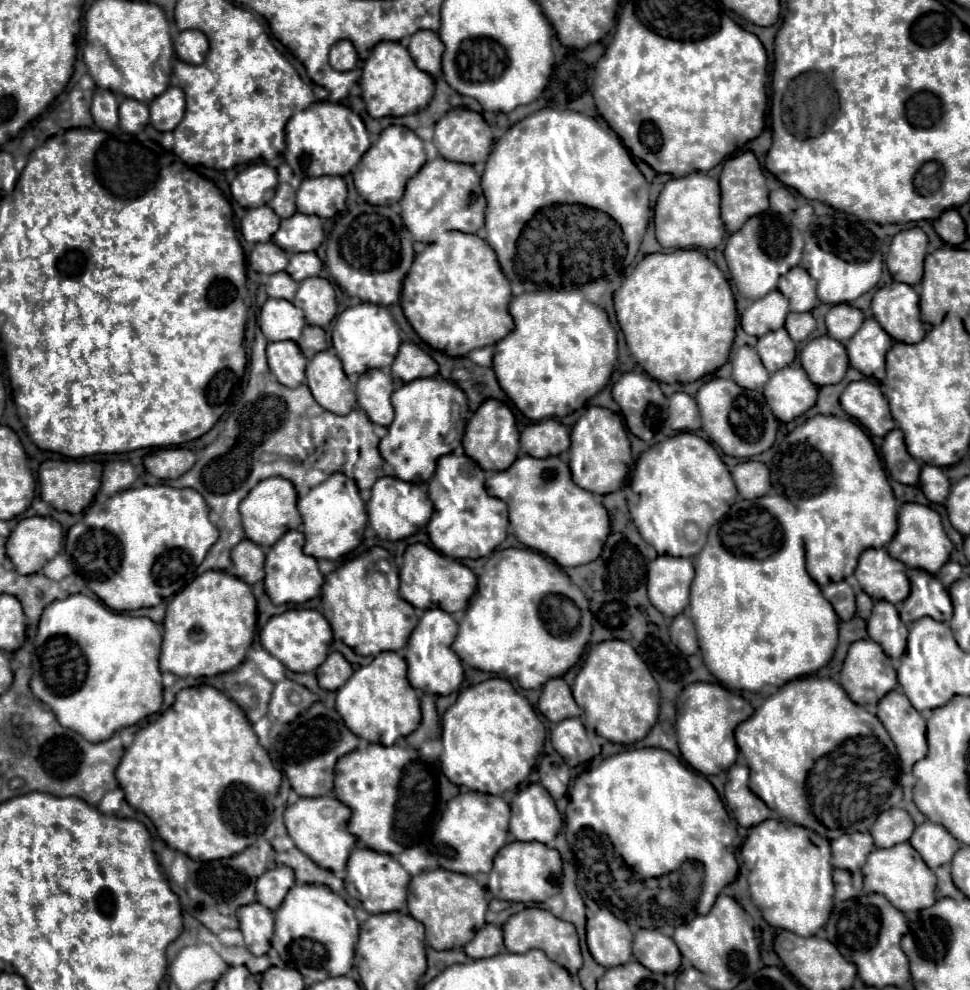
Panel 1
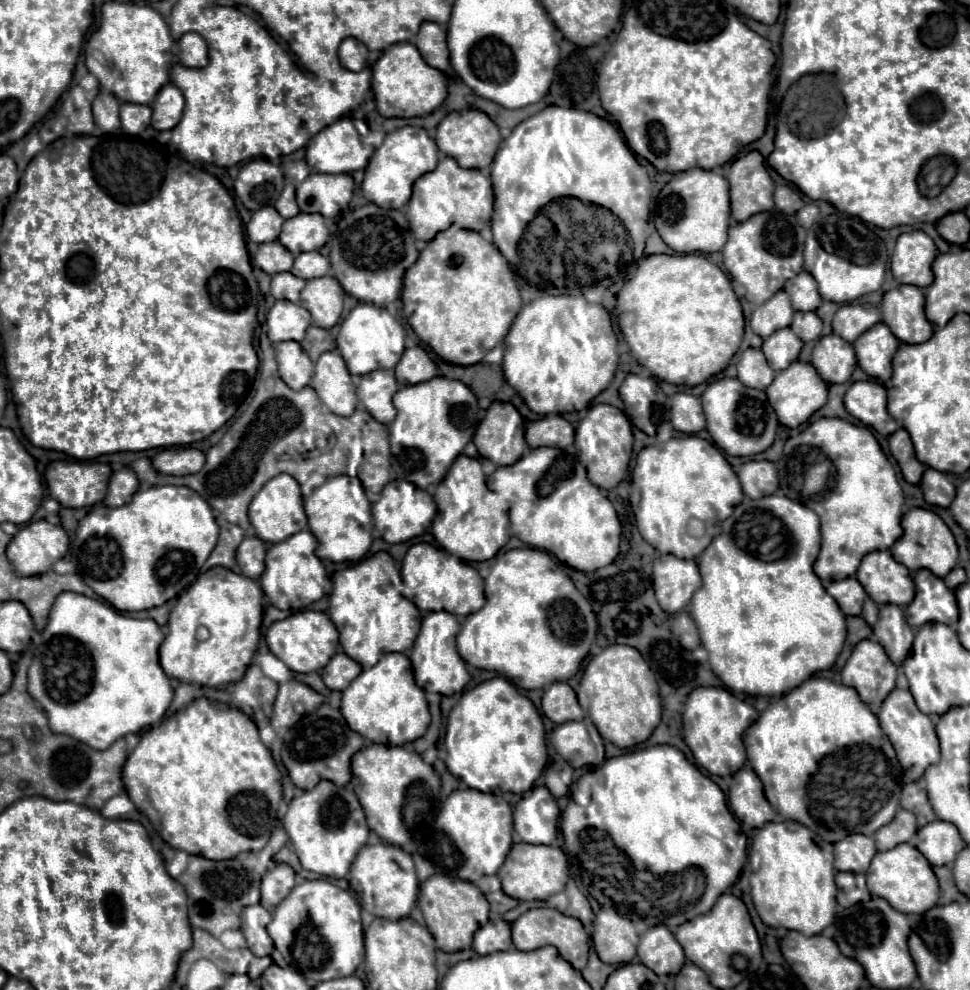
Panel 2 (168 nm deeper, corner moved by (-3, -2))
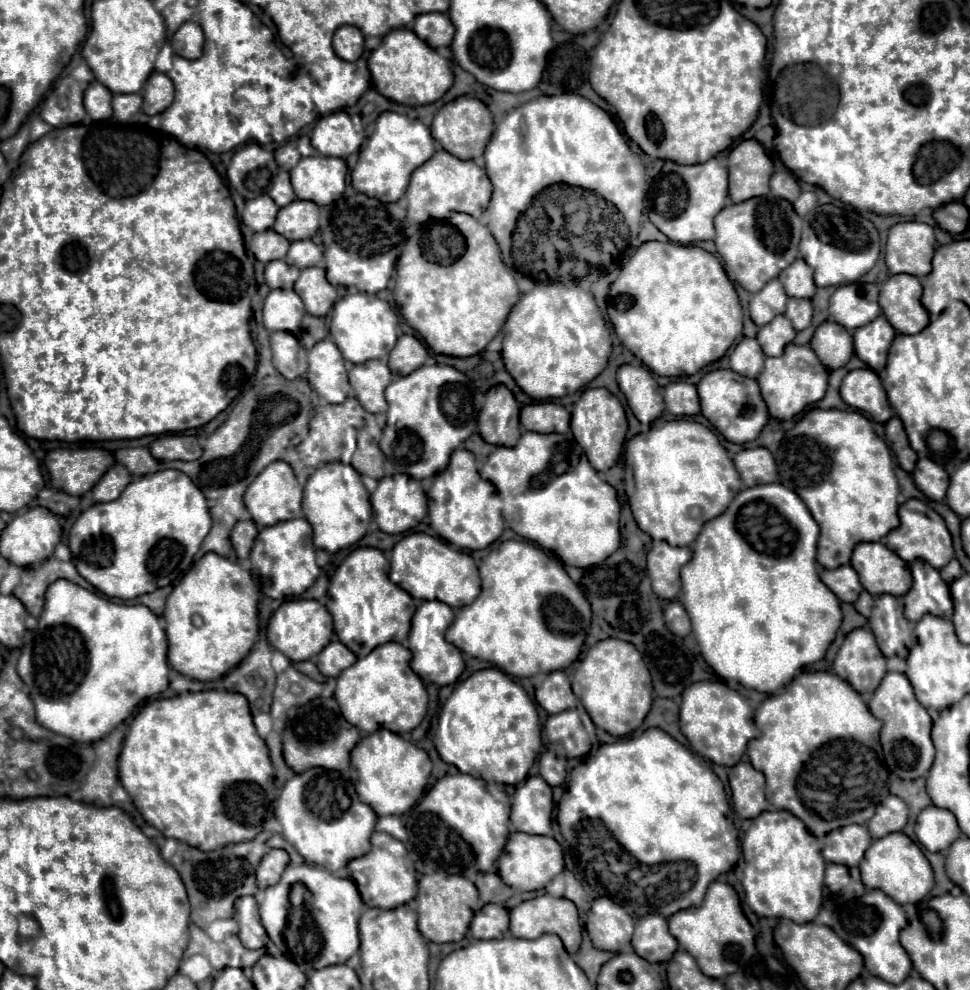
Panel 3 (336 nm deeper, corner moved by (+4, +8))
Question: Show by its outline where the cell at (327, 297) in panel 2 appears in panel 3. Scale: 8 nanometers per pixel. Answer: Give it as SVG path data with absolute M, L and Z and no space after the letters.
M304 268L294 284L296 294L304 300L306 312L312 316L326 316L326 312L336 302L336 290L326 280L324 268Z

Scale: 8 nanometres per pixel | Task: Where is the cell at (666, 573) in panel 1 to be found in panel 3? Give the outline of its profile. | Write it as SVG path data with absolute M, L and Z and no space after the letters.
M654 542L648 552L648 574L652 578L652 590L658 598L676 598L680 592L680 568L690 558L690 548L674 548L668 542Z

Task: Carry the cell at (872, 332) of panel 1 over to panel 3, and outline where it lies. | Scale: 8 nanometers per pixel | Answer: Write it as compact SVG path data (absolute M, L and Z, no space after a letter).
M878 316L864 328L856 328L852 336L854 336L856 356L862 362L866 362L874 372L882 372L886 368L886 356L888 356L890 344L896 336L888 320L884 316Z

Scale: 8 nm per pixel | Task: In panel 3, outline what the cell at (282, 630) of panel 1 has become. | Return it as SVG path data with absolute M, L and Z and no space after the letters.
M288 600L268 620L268 642L292 662L312 660L332 638L332 616L318 600Z

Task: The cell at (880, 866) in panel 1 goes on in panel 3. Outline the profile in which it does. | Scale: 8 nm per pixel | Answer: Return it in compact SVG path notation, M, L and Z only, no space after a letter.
M894 832L888 834L880 840L874 840L864 854L864 860L860 862L860 872L862 872L862 882L868 890L880 888L884 894L892 896L898 904L916 904L920 902L934 886L934 872L918 844L914 844L904 832Z

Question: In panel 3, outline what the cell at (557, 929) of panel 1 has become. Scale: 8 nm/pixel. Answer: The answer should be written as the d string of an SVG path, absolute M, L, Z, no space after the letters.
M550 894L526 900L518 904L516 908L512 908L510 910L510 932L512 936L526 938L526 940L532 940L540 934L556 934L564 942L568 954L576 954L580 948L580 940L582 940L582 926L580 926L580 918L578 918L578 910L574 902L566 898L554 898Z

